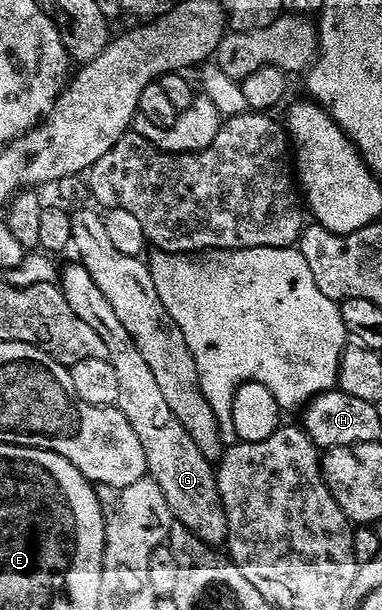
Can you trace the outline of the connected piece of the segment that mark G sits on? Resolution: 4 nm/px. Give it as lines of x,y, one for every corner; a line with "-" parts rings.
76,261
65,271
63,268
58,286
64,292
70,309
74,309
76,316
86,321
86,325
90,325
90,329
94,329
94,333
98,333
104,342
106,358
112,364
113,375
117,378
116,403
138,435
138,441
142,441
148,475
162,491
162,497
167,501
175,522
194,532
204,543
223,544
228,537
228,526
216,488
213,464
198,449
190,433
186,433
183,425
176,420
170,405
166,405
166,397
162,397
162,389
158,389
158,381
154,381
150,365
146,365
130,333
126,333
122,321
118,321
118,313
114,313
110,301
106,301
106,293
94,285
94,277
90,277
87,269

